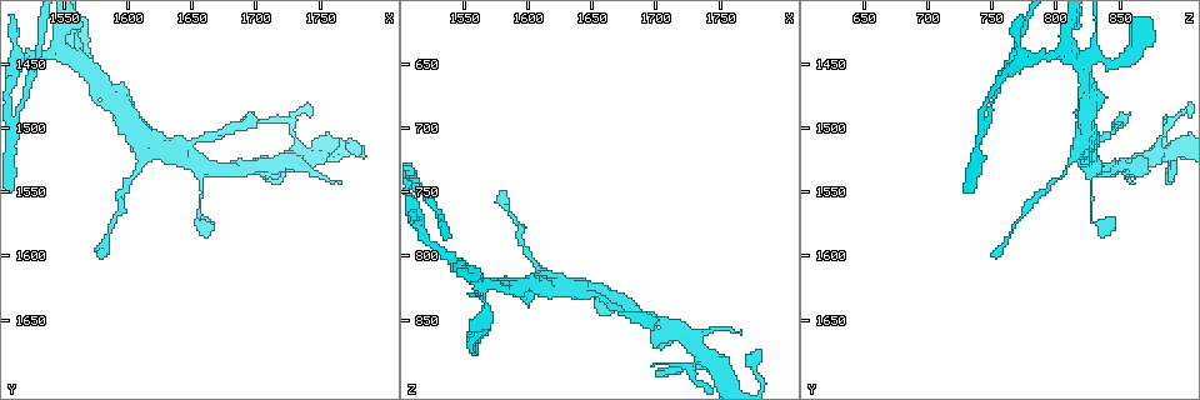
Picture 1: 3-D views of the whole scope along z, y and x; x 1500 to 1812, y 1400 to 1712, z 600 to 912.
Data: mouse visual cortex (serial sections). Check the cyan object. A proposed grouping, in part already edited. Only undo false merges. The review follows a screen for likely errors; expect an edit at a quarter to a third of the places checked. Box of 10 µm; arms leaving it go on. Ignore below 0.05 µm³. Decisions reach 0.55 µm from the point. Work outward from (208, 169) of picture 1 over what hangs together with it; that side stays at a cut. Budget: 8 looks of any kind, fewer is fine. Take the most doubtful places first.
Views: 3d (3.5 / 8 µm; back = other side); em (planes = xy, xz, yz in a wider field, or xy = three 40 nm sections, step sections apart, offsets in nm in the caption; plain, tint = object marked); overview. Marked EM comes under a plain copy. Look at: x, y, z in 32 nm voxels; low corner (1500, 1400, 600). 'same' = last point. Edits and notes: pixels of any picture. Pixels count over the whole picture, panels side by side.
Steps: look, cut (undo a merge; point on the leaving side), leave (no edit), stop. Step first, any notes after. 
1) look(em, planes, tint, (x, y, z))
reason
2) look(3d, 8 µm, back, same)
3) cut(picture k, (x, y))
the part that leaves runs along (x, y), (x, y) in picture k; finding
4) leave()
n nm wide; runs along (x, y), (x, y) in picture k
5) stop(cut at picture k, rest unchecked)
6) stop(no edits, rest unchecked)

look(3d, 3.5 µm, (1608, 1530, 810))
thick turns thin

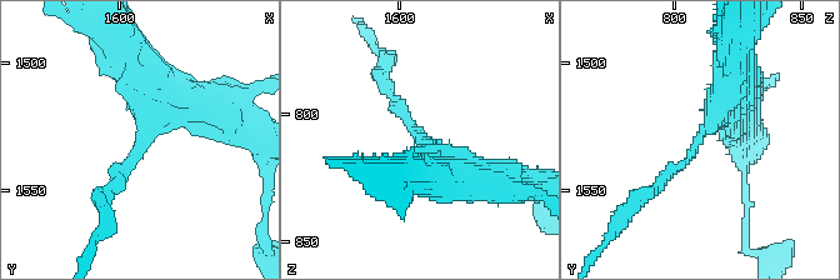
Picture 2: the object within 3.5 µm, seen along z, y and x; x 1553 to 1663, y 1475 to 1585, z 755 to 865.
look(em, xy, step 2, tint, (1610, 1531, 810))
arms of 150, 400 nm; need the tissue

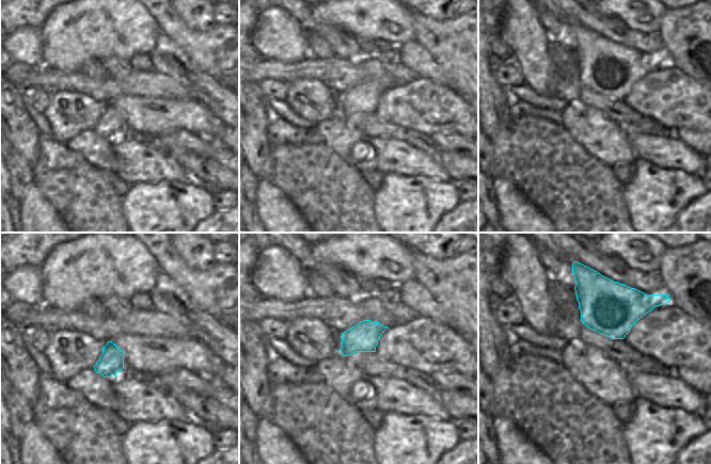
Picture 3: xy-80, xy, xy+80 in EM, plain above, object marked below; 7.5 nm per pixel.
look(em, xy, step 1, tint, same)

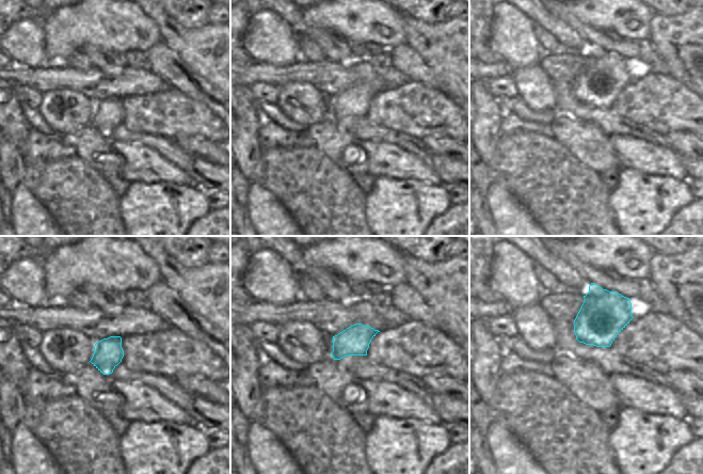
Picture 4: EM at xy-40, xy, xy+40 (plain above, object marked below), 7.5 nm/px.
cut(picture 2, (121, 184))
the part that leaves runs along (134, 158), (103, 193), (95, 239) in picture 2; two cells meet here

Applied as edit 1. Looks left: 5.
look(3d, 8 µm, (1562, 1452, 820))
narrows sharply

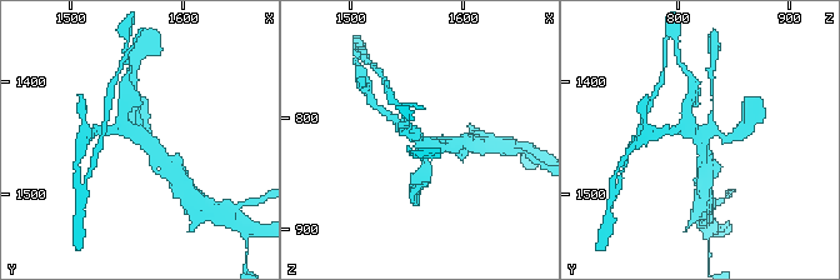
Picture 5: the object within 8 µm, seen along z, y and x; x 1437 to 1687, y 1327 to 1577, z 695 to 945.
look(em, xy, step 1, tint, same)
4 arms; arms of 150, 200, 250, 300 nm

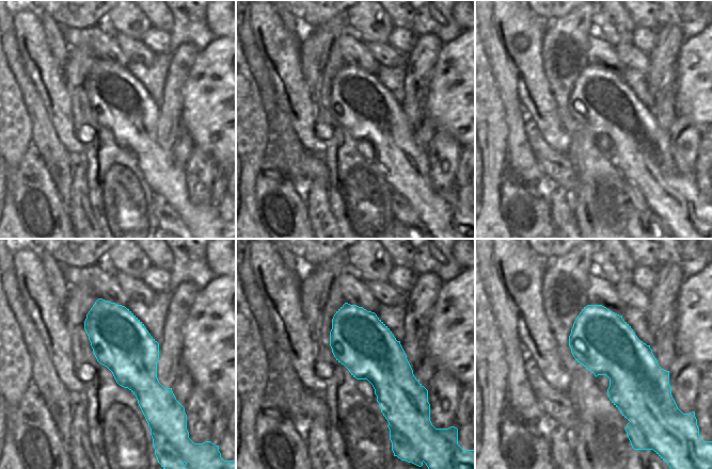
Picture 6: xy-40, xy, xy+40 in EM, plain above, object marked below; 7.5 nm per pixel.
leave()
runs along (166, 164), (135, 131), (115, 128) in picture 5; one cell here

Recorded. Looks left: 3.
look(3d, 3.5 µm, (1728, 1498, 890))
sudden change in width

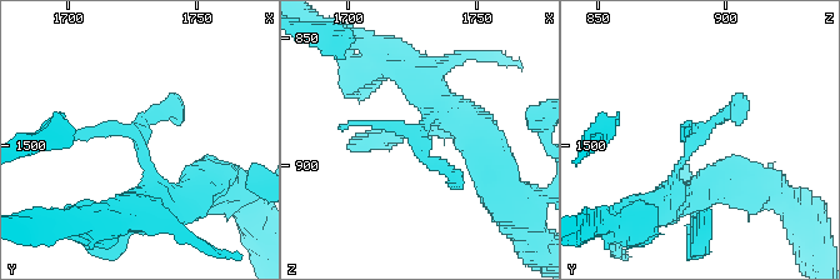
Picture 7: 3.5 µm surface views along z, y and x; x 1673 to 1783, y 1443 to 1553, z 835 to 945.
look(em, xy, step 2, tint, (1729, 1500, 888))

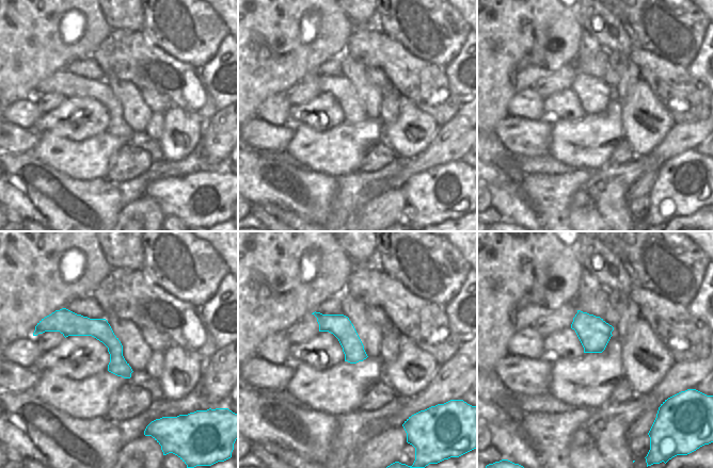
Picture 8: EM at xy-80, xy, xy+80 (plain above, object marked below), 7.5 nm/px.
look(em, planes, tint, same)

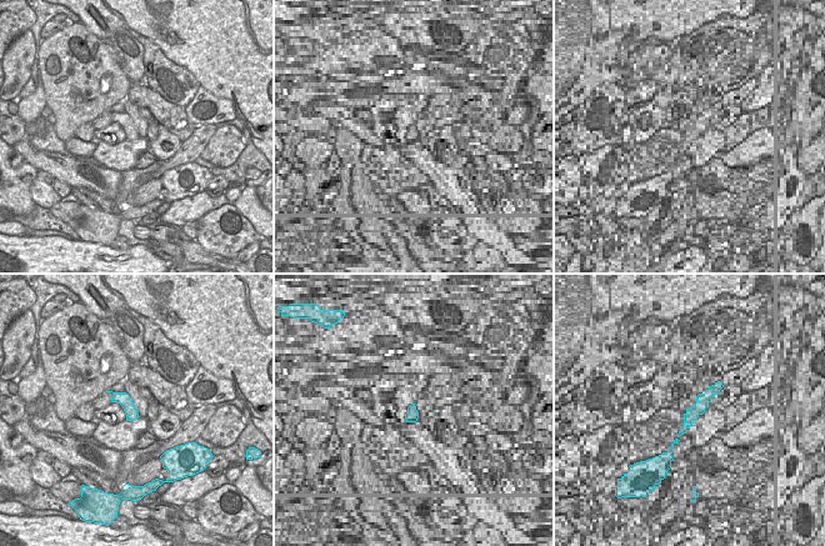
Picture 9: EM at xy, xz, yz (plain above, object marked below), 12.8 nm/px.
leave()
runs along (653, 209), (698, 136), (730, 109), (740, 121) in picture 7; all the same cell

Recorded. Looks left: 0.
stop(cut at picture 2, rest unchecked)

